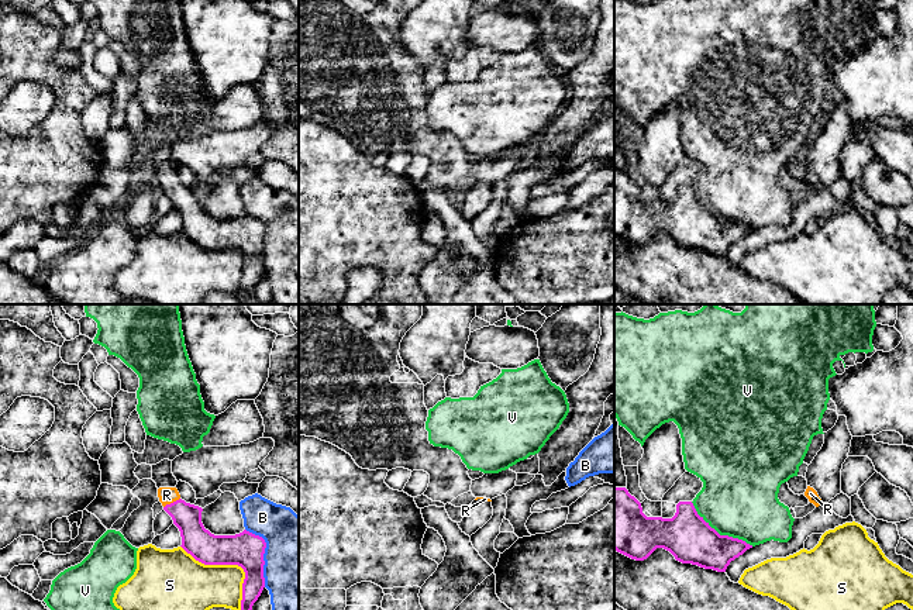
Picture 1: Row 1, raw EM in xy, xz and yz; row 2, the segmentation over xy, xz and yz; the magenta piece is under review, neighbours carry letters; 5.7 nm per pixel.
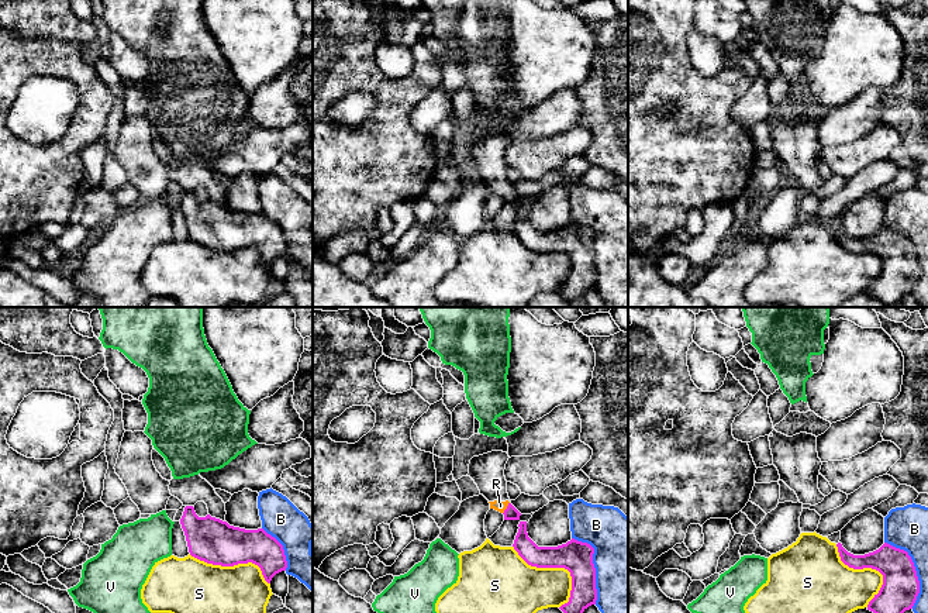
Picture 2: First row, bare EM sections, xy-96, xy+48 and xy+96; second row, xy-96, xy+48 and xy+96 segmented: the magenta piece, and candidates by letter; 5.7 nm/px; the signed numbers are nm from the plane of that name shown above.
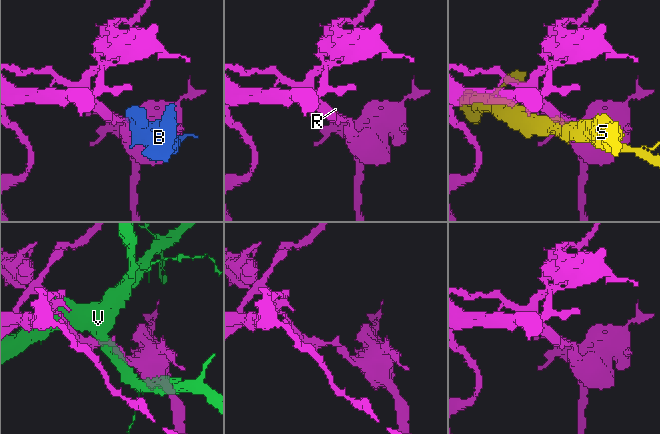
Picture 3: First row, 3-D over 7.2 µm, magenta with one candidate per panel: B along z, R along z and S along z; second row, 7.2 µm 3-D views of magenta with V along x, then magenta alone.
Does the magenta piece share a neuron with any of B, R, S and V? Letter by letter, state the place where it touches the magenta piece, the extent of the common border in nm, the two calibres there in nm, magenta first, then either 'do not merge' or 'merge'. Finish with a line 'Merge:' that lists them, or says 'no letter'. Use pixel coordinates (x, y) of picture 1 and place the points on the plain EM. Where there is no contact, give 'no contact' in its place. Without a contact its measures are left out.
B: meets magenta in xy at (264, 237); contact 360 nm long; 200 nm thick on the magenta side, 400 nm on the other; do not merge
R: meets magenta in xy at (171, 188); contact 110 nm long; 160 nm thick on the magenta side, 100 nm on the other; merge
S: meets magenta in xy at (233, 248); contact 500 nm long; 200 nm thick on the magenta side, 280 nm on the other; do not merge
V: meets magenta in yz at (719, 219); contact 440 nm long; 280 nm thick on the magenta side, 440 nm on the other; do not merge
Merge: R

